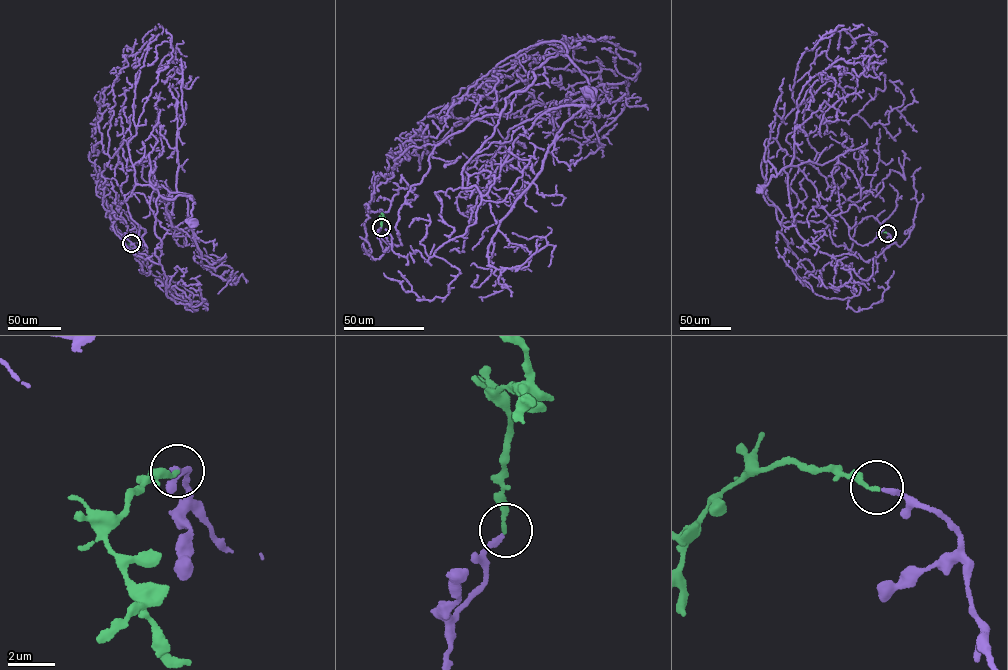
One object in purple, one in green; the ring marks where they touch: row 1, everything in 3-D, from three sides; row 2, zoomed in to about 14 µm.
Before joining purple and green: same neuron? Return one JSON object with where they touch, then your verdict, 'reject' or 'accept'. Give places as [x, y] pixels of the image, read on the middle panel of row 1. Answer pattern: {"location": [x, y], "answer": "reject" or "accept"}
{"location": [381, 227], "answer": "accept"}

